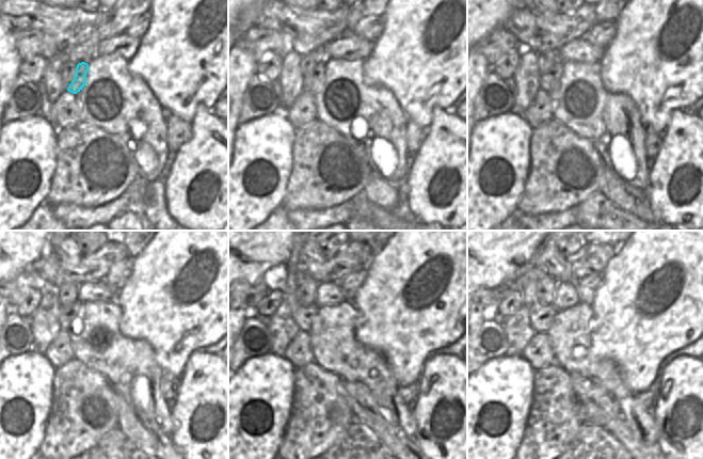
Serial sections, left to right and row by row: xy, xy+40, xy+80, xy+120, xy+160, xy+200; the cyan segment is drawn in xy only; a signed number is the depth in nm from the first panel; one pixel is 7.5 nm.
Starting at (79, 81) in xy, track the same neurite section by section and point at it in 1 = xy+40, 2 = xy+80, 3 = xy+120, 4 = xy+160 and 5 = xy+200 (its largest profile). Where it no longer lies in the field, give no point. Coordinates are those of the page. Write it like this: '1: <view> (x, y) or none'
1: xy+40 (312, 83)
2: xy+80 (549, 80)
3: xy+120 (66, 315)
4: xy+160 (303, 315)
5: xy+200 (541, 315)

